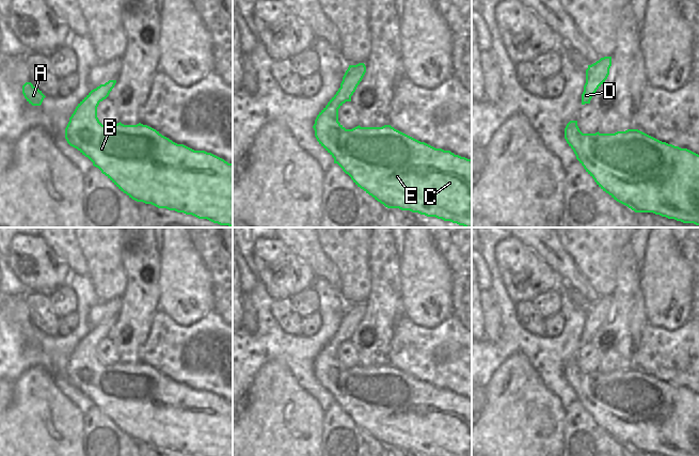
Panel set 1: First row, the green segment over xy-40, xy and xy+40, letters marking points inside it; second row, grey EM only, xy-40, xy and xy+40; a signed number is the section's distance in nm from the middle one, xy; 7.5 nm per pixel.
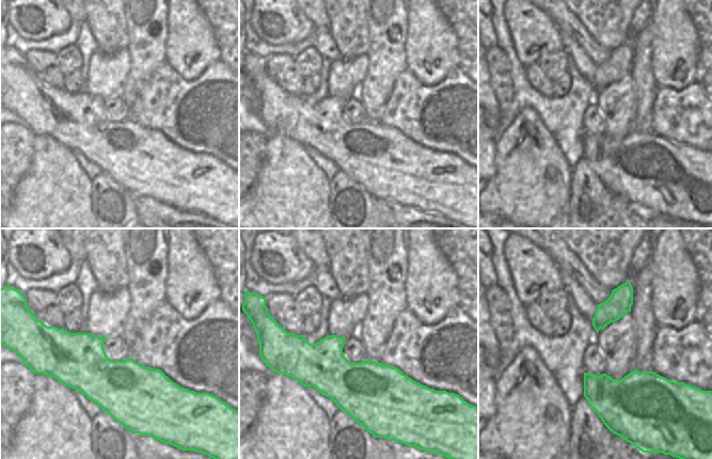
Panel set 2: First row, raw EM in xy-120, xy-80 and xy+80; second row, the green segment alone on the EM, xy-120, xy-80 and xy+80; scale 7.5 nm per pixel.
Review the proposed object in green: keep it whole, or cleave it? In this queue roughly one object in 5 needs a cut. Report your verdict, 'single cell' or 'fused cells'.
single cell

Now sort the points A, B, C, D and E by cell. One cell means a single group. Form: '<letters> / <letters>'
A B C D E

